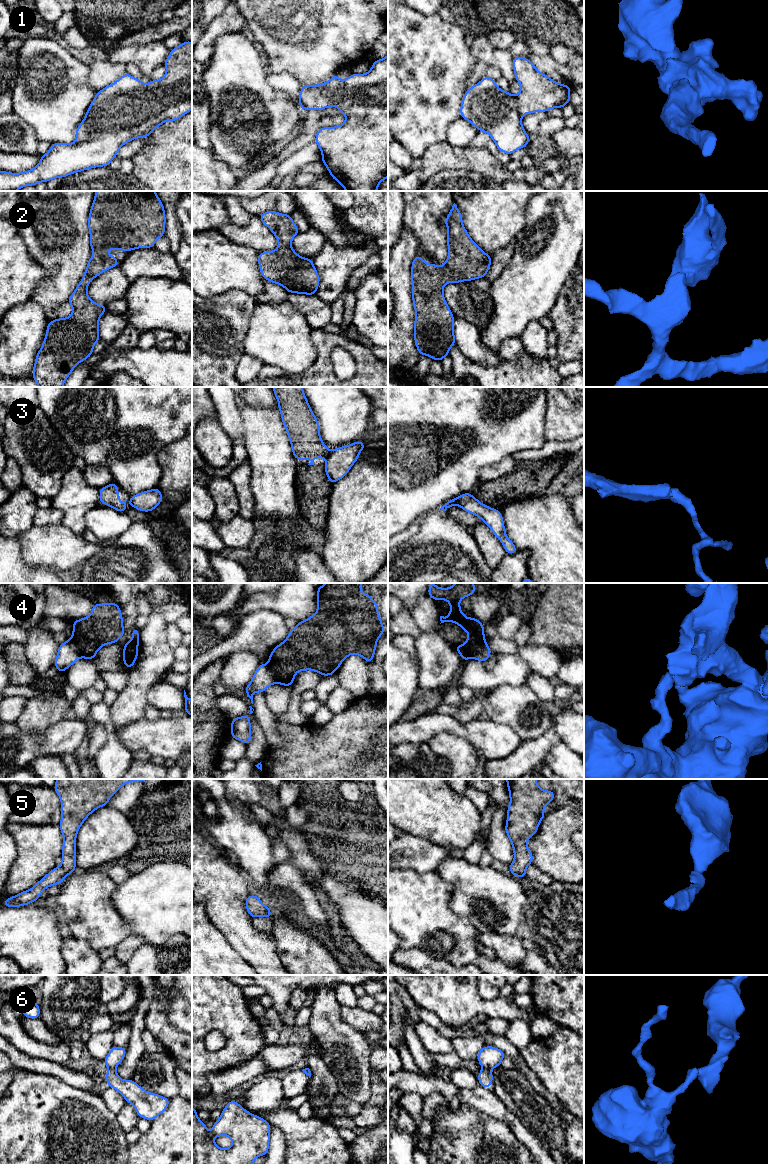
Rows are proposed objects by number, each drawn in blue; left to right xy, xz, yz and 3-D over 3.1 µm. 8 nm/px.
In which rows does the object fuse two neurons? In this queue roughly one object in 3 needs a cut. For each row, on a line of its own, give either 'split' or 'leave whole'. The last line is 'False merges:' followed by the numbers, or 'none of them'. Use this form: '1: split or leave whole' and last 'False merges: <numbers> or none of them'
1: leave whole
2: leave whole
3: split
4: split
5: leave whole
6: split
False merges: 3, 4, 6

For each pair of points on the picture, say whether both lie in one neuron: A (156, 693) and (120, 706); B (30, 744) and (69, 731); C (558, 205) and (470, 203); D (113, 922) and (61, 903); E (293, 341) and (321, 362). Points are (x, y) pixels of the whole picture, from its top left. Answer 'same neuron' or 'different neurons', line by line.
A: different neurons
B: same neuron
C: different neurons
D: same neuron
E: different neurons

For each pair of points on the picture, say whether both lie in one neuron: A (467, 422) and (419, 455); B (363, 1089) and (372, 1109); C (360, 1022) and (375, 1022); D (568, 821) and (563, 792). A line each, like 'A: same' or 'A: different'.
A: same
B: different
C: same
D: different

